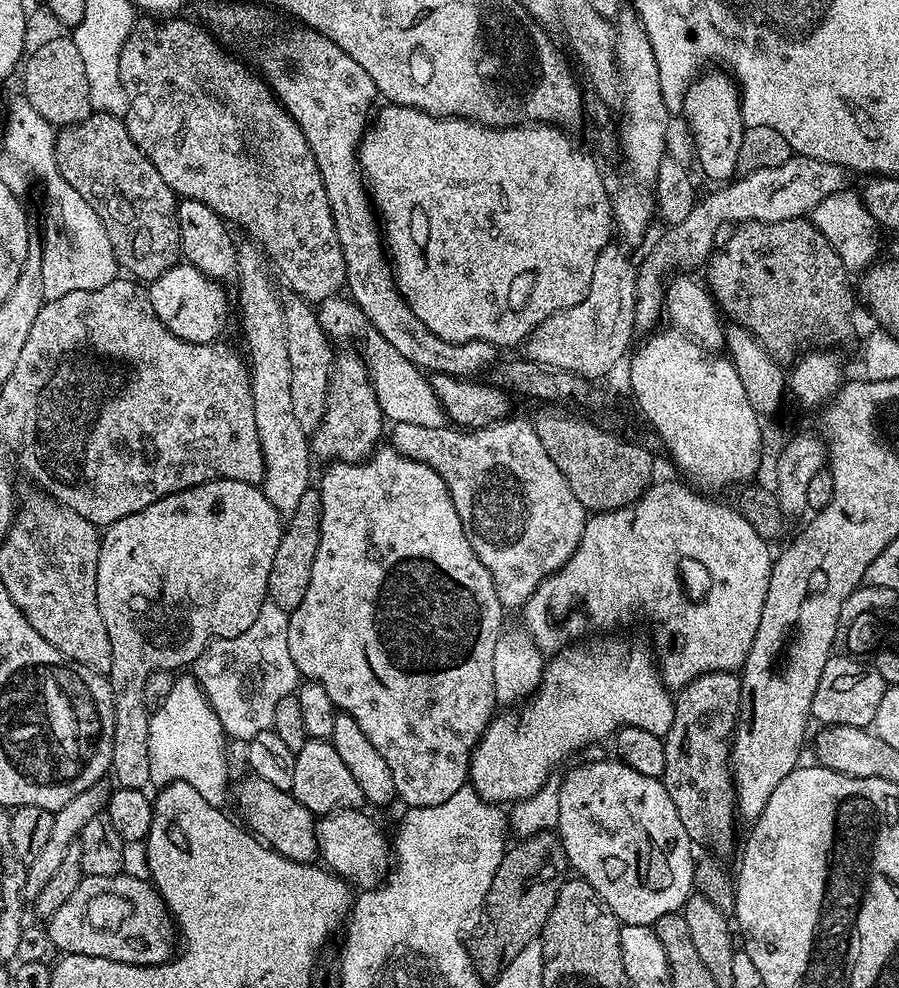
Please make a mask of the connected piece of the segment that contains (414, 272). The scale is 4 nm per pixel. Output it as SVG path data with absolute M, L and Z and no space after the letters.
M388 106L385 109L380 116L380 125L376 128L376 140L384 144L388 151L388 172L376 172L370 176L370 190L382 217L382 235L386 241L386 251L394 265L396 285L410 310L414 310L416 317L431 332L451 344L481 340L486 346L497 344L500 348L512 348L515 344L523 345L530 330L546 322L546 318L586 298L590 282L594 278L596 259L614 236L610 188L608 192L604 176L596 165L597 157L591 151L583 152L568 137L569 133L565 129L554 124L487 128L485 124L476 124L472 120L454 116L431 116L417 108Z

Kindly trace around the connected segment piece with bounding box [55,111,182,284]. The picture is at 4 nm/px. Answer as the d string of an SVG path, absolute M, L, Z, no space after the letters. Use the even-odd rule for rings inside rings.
M93 112L82 122L63 125L55 140L55 160L59 173L102 218L110 236L117 267L133 279L143 283L163 279L166 270L175 267L181 259L181 227L178 224L179 197L162 179L154 164L130 137L127 123L108 112Z

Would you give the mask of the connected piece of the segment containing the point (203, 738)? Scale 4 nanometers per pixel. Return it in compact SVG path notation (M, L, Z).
M205 707L203 711L204 724L200 725L184 724L184 716L180 712L168 712L164 720L158 716L160 714L152 716L150 774L153 785L163 786L181 780L194 786L194 790L198 790L198 794L202 794L206 802L220 806L228 796L228 756L224 753L226 737L222 722L218 722L218 714L214 714L214 710L209 707Z

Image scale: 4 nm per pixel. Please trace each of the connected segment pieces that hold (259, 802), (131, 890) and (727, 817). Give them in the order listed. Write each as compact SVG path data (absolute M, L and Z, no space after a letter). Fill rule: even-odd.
M253 774L247 776L241 782L240 793L236 796L247 831L263 840L279 856L285 856L299 864L313 863L318 856L317 817L310 810L306 810L306 806L302 806L302 802L298 802L298 798L294 798L291 791L280 790L273 783L263 781Z
M119 874L116 876L87 876L78 882L78 888L58 910L46 920L48 926L48 940L57 948L57 953L67 954L70 956L93 956L94 958L106 958L114 962L122 962L123 964L137 964L138 967L150 966L151 964L164 964L167 960L173 959L174 953L178 948L178 929L173 921L172 913L168 911L168 907L164 904L164 899L156 893L156 885L147 879L139 880L136 877L130 877L127 874Z
M711 672L694 678L685 688L679 689L675 697L676 713L667 736L663 737L666 750L666 770L663 782L686 826L686 834L697 845L705 844L709 853L725 858L736 844L736 786L732 782L730 745L732 733L736 731L736 721L740 715L740 678L735 672Z

